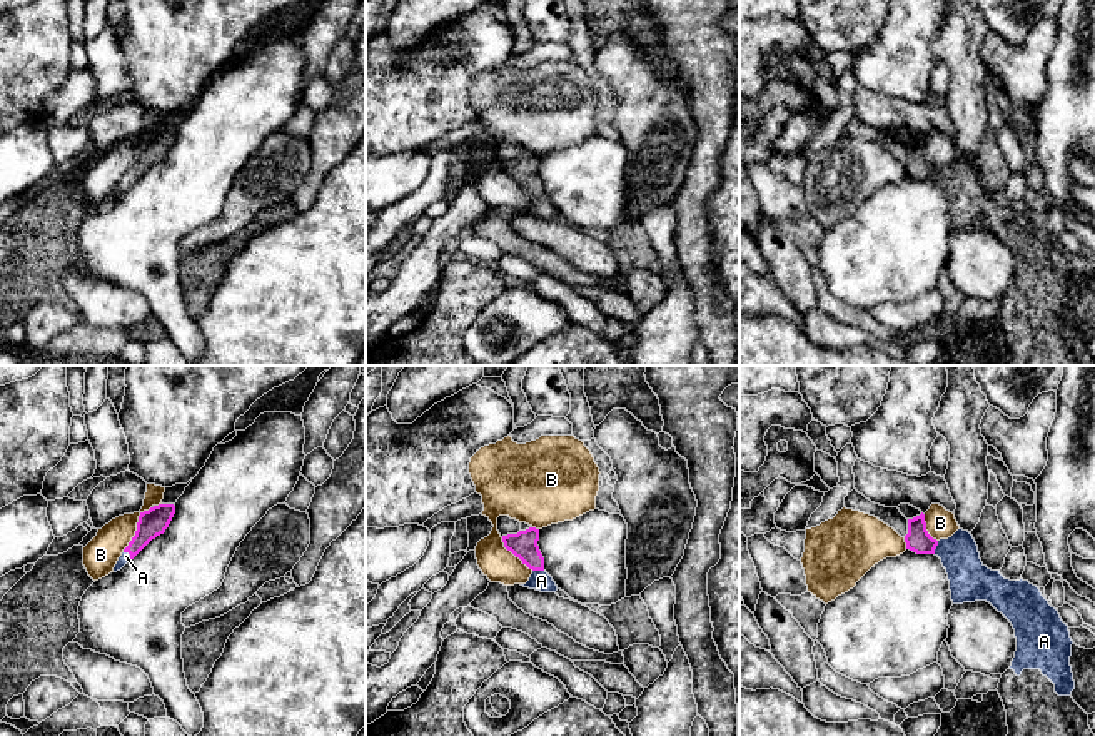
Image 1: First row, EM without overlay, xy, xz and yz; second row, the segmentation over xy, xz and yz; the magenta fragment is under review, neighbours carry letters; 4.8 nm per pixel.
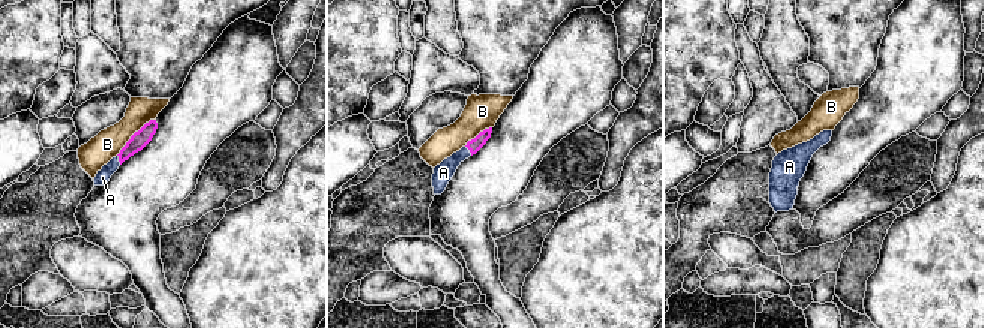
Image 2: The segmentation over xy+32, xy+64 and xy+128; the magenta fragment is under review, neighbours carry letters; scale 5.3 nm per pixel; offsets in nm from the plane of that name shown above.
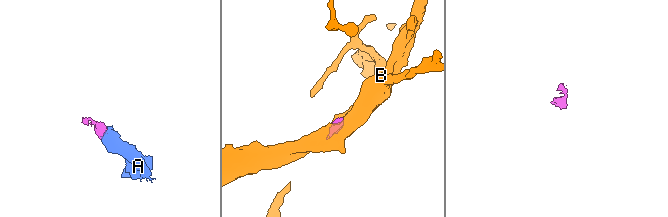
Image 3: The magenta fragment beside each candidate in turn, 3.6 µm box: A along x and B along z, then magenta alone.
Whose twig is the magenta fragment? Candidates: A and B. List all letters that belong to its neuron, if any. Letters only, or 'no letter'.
A

